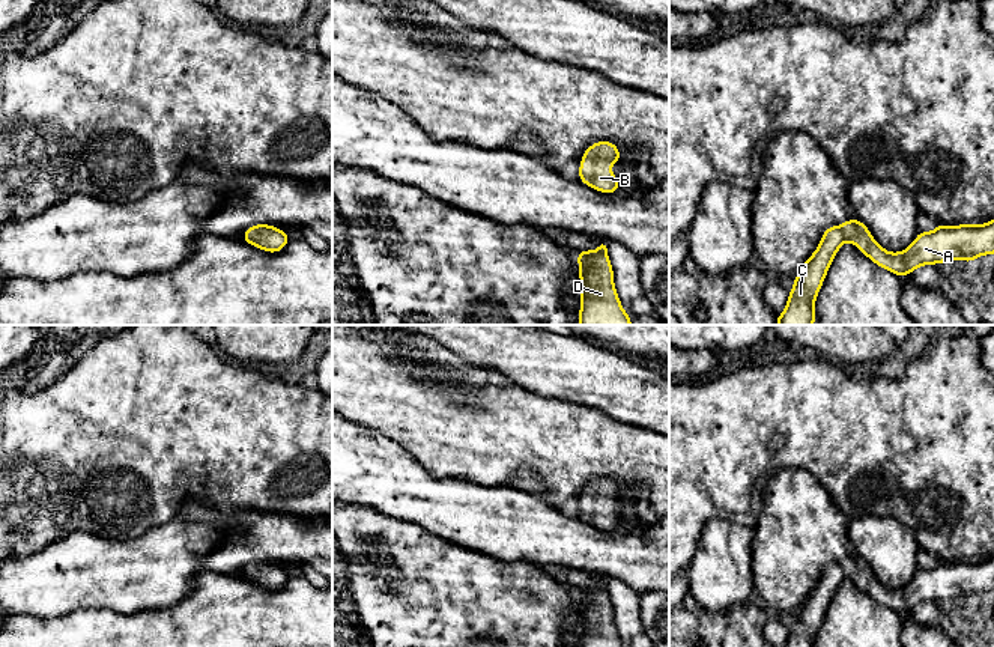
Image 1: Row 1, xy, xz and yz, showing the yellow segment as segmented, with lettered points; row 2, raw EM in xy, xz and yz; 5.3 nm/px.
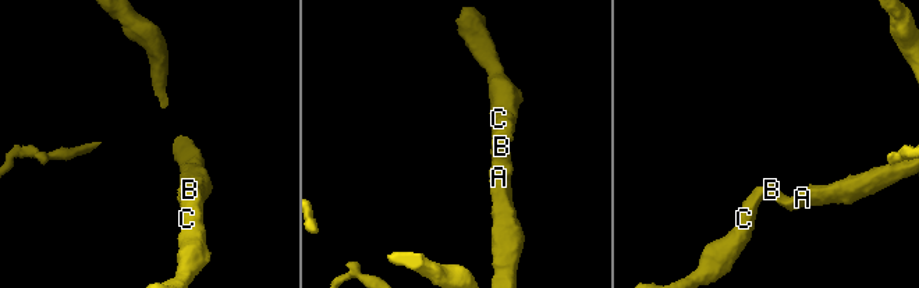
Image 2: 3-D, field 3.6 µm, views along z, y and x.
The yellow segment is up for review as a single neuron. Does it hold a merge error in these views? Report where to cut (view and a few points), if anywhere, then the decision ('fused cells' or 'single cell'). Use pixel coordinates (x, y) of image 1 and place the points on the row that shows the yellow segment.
cut none; single cell

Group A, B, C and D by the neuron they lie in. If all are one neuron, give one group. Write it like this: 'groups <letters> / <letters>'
groups A B C D

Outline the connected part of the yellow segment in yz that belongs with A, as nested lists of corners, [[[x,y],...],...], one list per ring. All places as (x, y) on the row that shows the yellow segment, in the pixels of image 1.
[[[848,218],[824,230],[817,250],[800,266],[786,305],[776,325],[814,325],[815,301],[827,271],[845,241],[854,244],[868,259],[899,278],[923,265],[965,260],[994,254],[994,220],[983,224],[938,224],[932,232],[917,232],[911,245],[899,253],[884,250],[860,220]]]

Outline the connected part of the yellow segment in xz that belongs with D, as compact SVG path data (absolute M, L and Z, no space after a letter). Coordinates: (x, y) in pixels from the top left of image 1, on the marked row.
M600 239L595 251L576 253L580 280L579 325L632 325L614 284L614 268L608 241Z

